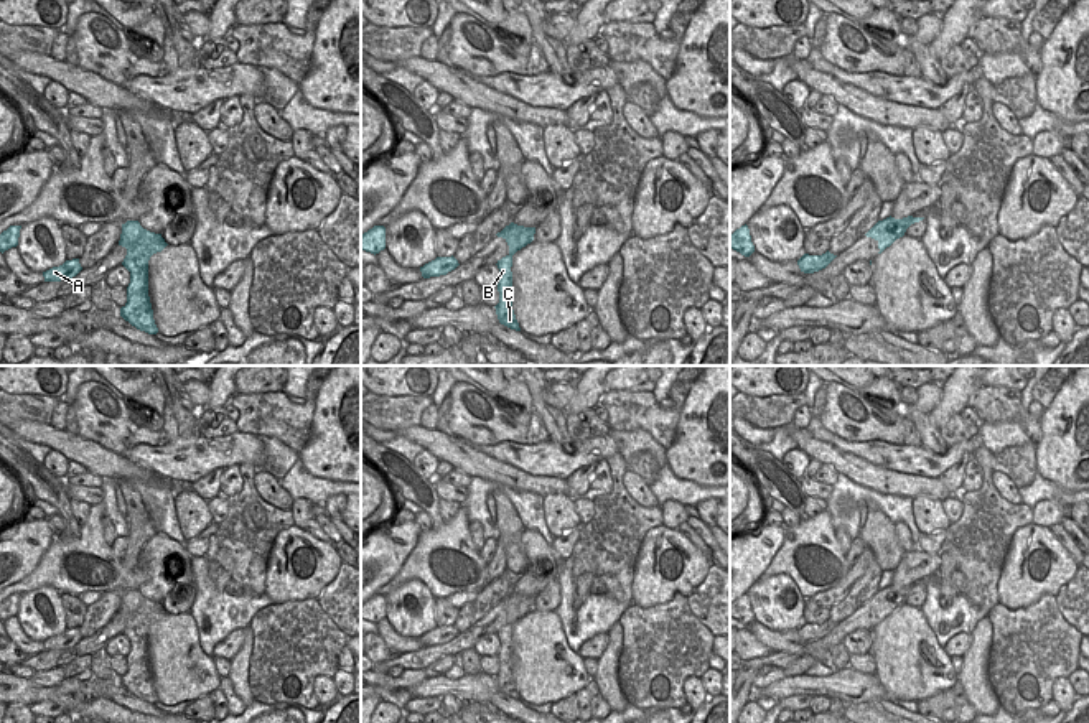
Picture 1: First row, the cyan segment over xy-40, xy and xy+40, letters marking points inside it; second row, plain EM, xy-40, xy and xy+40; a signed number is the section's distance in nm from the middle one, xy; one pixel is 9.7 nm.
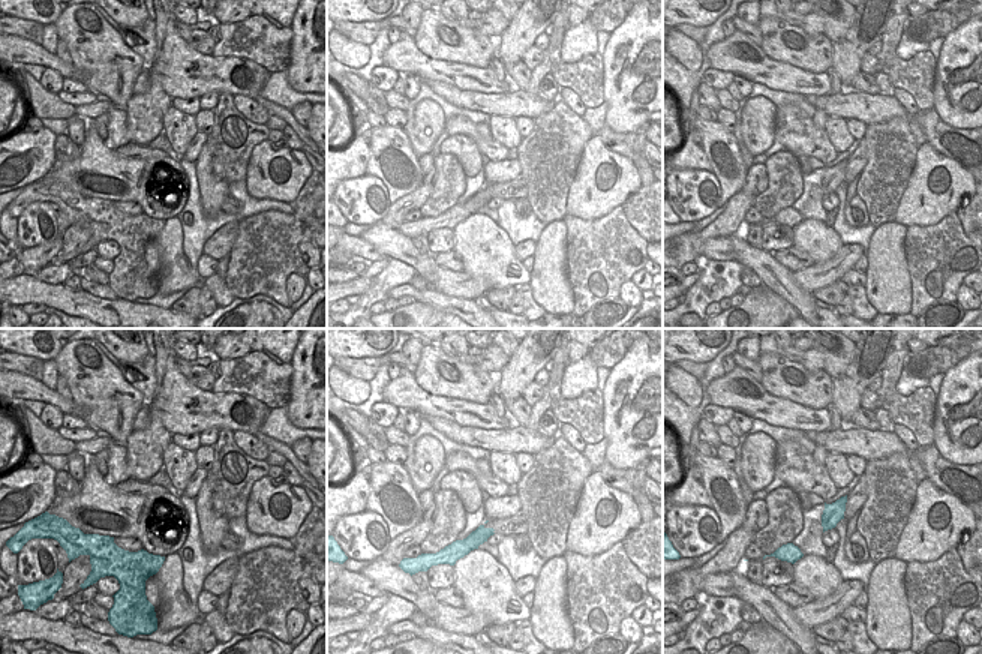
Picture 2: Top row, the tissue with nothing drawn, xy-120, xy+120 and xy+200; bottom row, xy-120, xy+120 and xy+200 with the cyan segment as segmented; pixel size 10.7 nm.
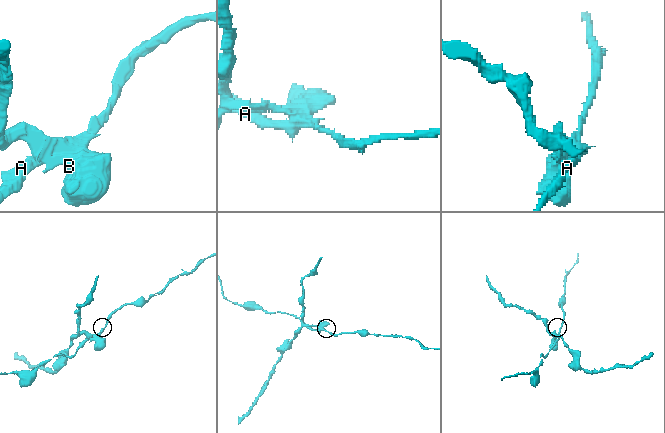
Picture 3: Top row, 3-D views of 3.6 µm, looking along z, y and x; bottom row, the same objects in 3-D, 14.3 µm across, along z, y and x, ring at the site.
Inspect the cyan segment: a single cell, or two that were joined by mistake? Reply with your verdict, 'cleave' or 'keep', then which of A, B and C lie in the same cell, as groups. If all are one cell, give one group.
cleave | A / B C

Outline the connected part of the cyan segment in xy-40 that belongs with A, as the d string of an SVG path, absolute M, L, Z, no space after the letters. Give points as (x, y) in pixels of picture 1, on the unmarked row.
M79 627L66 629L59 636L43 641L44 651L61 651L76 646L82 639Z

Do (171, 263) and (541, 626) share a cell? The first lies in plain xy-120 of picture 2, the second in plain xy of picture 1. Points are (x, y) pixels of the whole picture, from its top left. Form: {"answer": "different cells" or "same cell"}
{"answer": "same cell"}

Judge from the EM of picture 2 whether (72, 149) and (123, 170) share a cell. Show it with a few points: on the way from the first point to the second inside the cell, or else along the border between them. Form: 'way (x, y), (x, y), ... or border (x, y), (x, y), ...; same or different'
border (80, 147), (80, 153), (75, 158), (53, 168); different

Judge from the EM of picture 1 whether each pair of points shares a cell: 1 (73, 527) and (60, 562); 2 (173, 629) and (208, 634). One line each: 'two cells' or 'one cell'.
1: two cells
2: two cells

